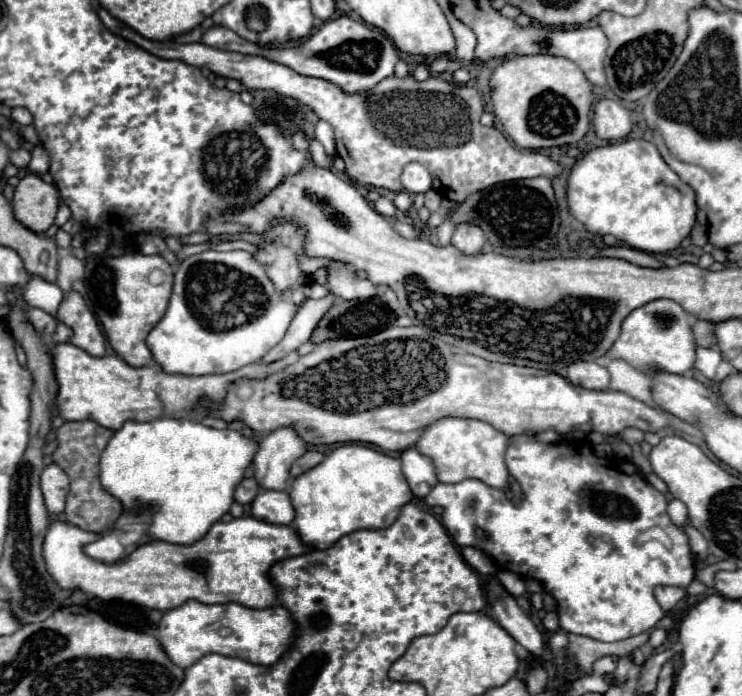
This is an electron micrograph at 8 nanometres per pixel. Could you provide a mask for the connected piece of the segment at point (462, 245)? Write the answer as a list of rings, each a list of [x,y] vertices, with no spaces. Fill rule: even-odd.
[[[460,224],[460,226],[456,226],[456,232],[452,236],[452,244],[458,250],[462,250],[462,254],[480,254],[482,246],[486,244],[486,238],[478,226]]]

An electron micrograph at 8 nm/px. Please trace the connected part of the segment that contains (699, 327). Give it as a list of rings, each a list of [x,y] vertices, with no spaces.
[[[696,320],[694,322],[694,340],[696,346],[700,348],[712,348],[716,344],[716,336],[712,334],[712,322],[704,322],[704,320]]]

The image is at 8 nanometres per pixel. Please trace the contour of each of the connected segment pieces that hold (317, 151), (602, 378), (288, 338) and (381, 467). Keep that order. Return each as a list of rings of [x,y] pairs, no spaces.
[[[315,138],[309,142],[309,148],[313,162],[321,168],[330,168],[333,164],[333,158],[328,156],[323,146]]]
[[[574,362],[572,366],[568,366],[566,378],[574,386],[582,386],[586,390],[608,390],[610,388],[608,370],[594,362]]]
[[[330,294],[322,300],[304,300],[304,304],[300,306],[300,310],[296,312],[286,336],[282,338],[282,342],[278,346],[274,346],[264,358],[262,362],[270,364],[270,362],[278,362],[282,360],[286,354],[294,352],[300,344],[308,342],[312,330],[316,328],[316,324],[320,322],[320,318],[328,312],[328,308],[336,302],[336,296]]]
[[[344,444],[334,452],[330,452],[318,466],[294,478],[290,500],[296,510],[292,526],[296,528],[298,536],[302,538],[304,544],[322,550],[330,548],[334,542],[338,542],[342,536],[354,530],[368,530],[368,528],[380,530],[394,524],[394,518],[398,518],[402,506],[406,506],[412,500],[412,490],[406,478],[402,476],[398,458],[380,454],[377,449],[365,444]]]

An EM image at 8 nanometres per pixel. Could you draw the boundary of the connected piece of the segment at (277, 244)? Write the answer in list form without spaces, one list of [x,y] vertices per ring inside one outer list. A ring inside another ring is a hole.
[[[270,222],[268,230],[262,234],[264,242],[256,244],[258,250],[254,258],[266,266],[266,274],[278,290],[294,292],[300,284],[308,282],[308,274],[300,268],[298,256],[304,256],[306,232],[294,222]]]

